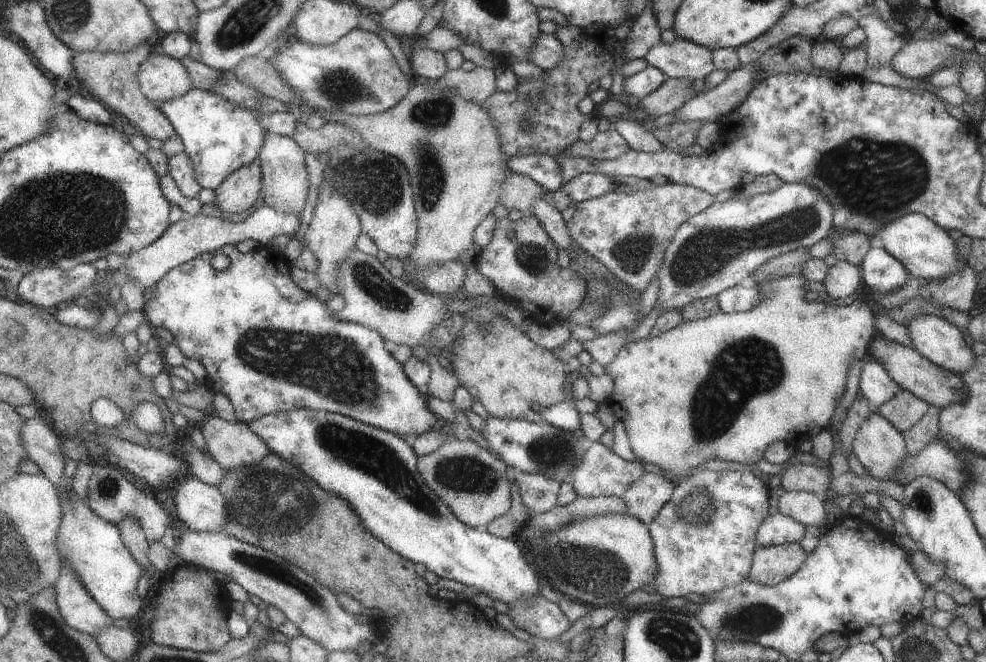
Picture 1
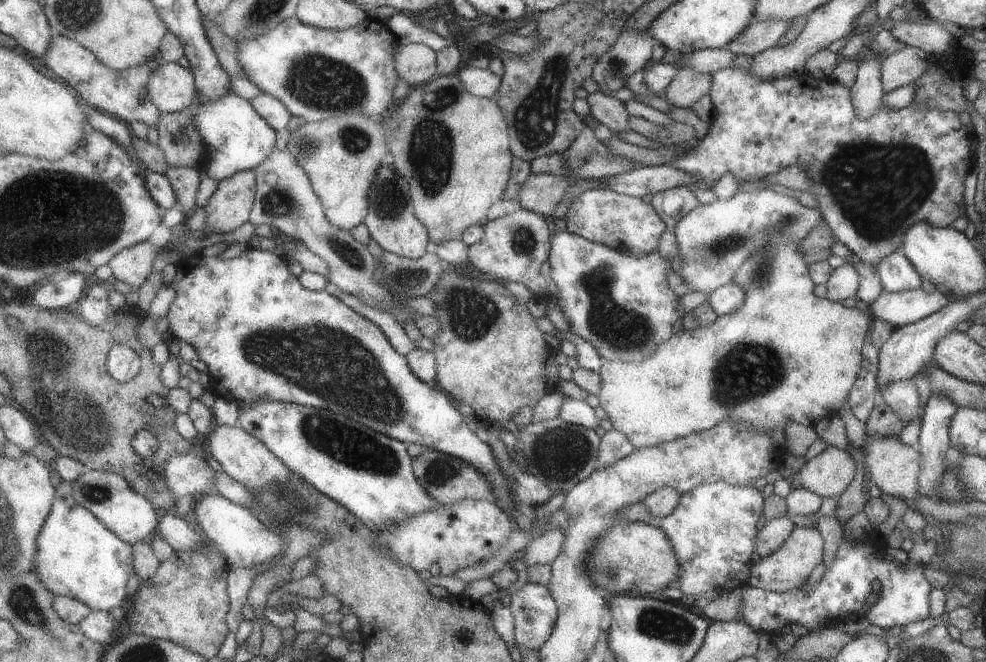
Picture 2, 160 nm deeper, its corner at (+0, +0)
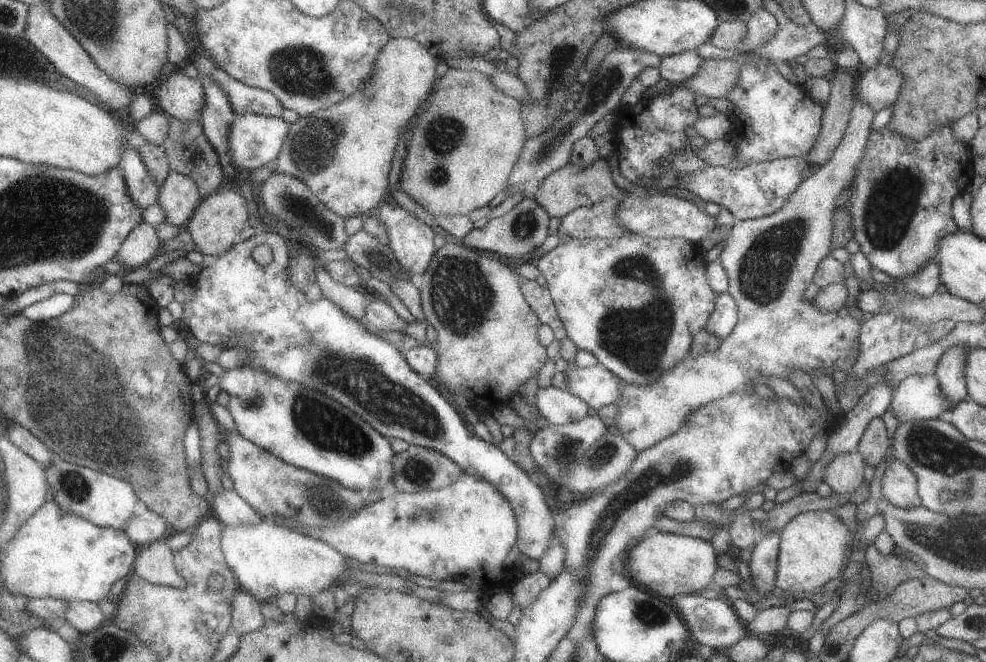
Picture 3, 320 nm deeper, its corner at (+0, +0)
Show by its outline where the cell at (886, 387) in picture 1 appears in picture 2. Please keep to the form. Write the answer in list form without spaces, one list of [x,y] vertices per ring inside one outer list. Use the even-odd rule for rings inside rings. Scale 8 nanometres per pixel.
[[[912,379],[888,382],[877,389],[877,399],[892,408],[904,425],[919,414],[919,395]]]

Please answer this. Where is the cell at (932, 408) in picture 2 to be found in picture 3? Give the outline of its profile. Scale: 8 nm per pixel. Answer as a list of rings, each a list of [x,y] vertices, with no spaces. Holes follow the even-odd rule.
[[[964,345],[951,346],[940,354],[933,374],[937,379],[941,396],[951,404],[947,410],[943,410],[942,417],[955,408],[961,400],[967,400],[966,387],[964,384],[965,358],[968,348]]]

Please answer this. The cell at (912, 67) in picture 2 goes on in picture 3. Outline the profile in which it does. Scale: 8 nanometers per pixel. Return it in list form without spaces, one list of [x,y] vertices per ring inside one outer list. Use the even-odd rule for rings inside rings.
[[[877,63],[873,68],[863,72],[857,80],[856,98],[875,114],[895,102],[901,81],[901,73],[893,65]]]

